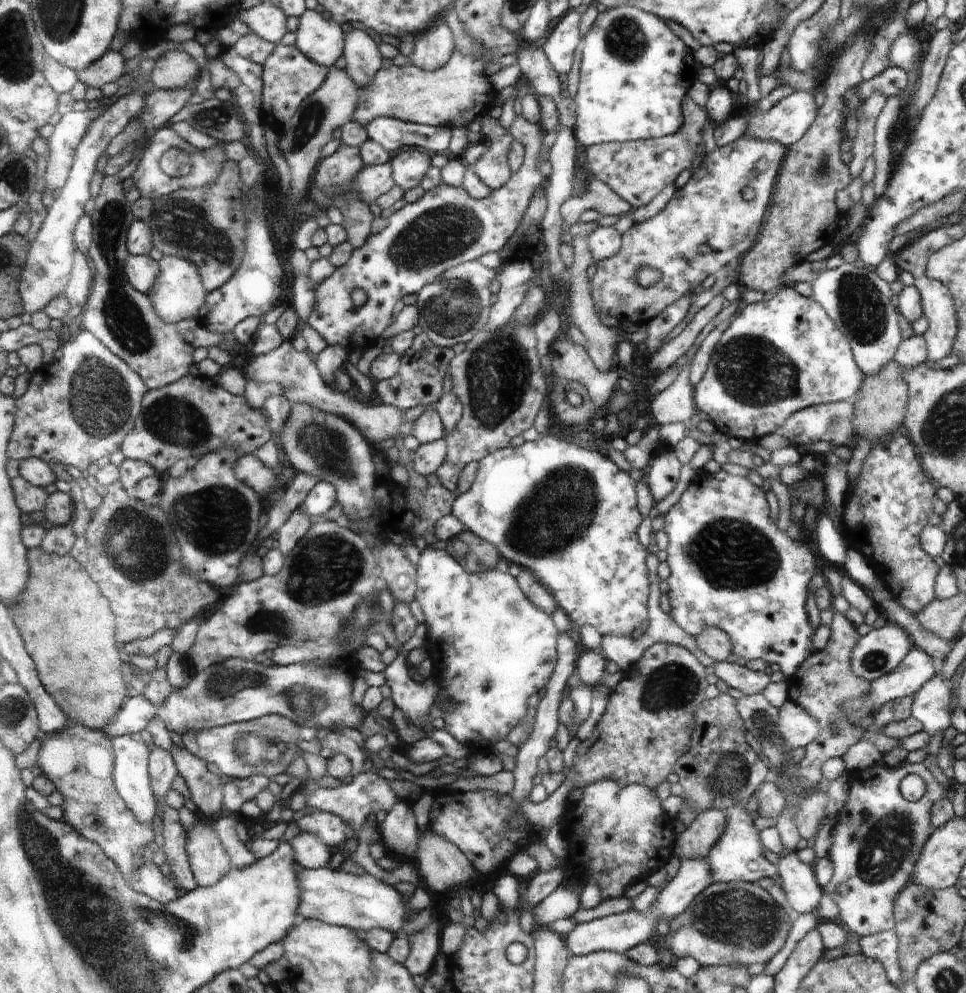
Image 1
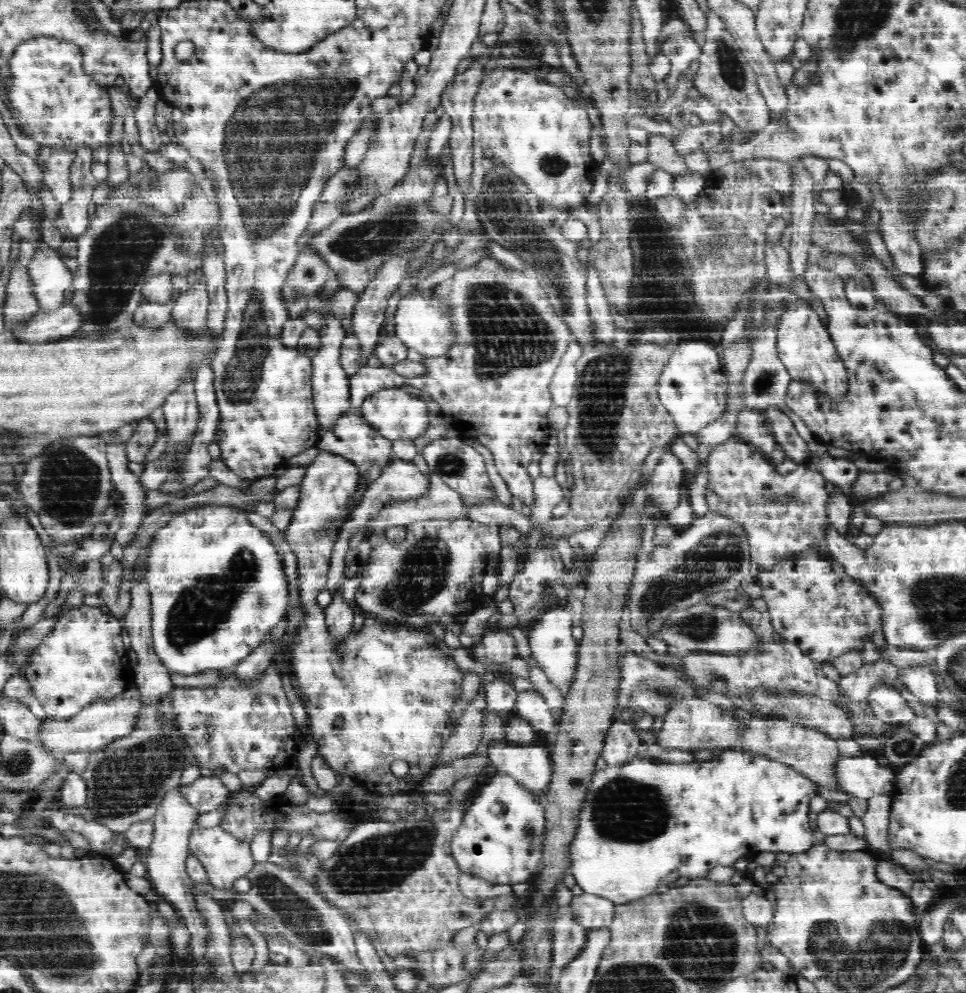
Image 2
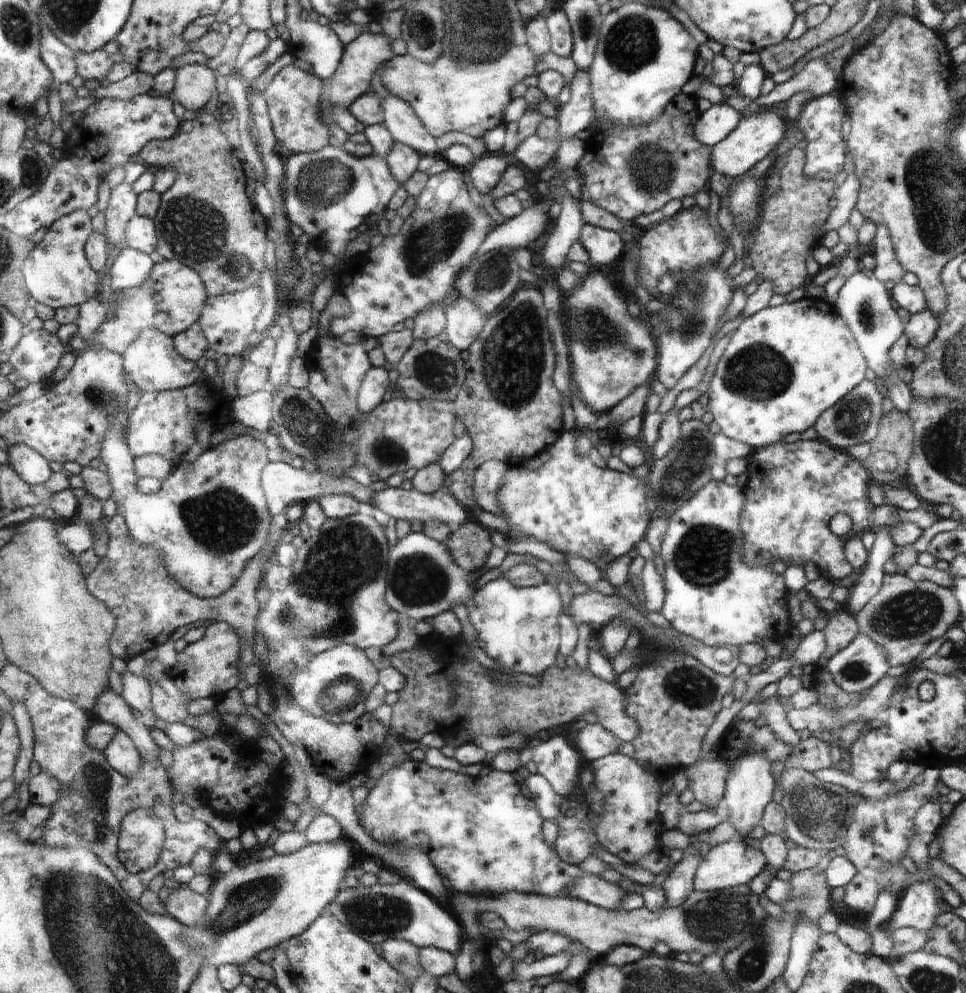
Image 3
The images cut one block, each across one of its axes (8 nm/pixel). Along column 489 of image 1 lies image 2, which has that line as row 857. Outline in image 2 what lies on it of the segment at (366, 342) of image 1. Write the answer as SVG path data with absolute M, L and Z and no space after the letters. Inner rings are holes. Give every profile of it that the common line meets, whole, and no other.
M210 825L208 828L196 828L189 836L189 854L192 854L204 865L209 884L218 890L232 890L234 882L247 876L256 862L252 859L250 843L241 841L231 832L224 831L221 825Z

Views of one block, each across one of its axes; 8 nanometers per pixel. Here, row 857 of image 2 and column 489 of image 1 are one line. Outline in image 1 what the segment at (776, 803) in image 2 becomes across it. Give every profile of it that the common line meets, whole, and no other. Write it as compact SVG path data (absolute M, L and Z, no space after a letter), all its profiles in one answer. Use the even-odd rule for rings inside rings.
M428 546L422 550L422 555L420 560L418 560L416 569L416 584L418 584L418 590L416 590L415 600L418 602L418 606L422 608L424 622L426 622L428 630L430 630L424 646L430 650L430 656L442 668L442 676L444 676L444 684L446 684L446 688L440 687L439 693L444 694L444 696L450 696L454 700L450 704L450 708L448 708L448 716L450 718L444 718L440 725L459 743L475 746L476 748L486 748L488 746L488 750L490 750L490 746L493 746L497 741L506 739L510 730L524 718L524 714L528 710L528 698L532 694L540 692L546 684L549 684L548 680L551 679L550 676L553 676L553 671L556 670L554 666L557 666L558 652L556 651L556 640L558 640L559 635L558 628L554 626L552 616L544 609L538 608L525 595L524 590L517 583L517 577L512 576L508 571L504 572L497 569L486 572L470 572L445 550L438 550L438 548Z

